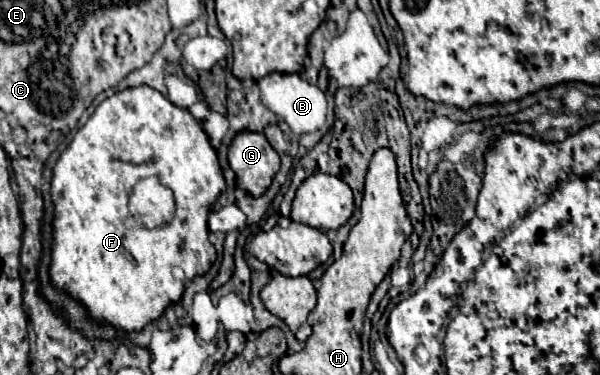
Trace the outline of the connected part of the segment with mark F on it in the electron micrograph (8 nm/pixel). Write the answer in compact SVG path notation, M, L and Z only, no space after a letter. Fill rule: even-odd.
M138 86L138 88L126 88L122 92L116 92L114 96L106 98L96 110L94 114L88 118L88 122L76 132L74 140L70 142L70 146L62 152L62 156L58 158L56 166L54 166L54 178L52 178L52 200L54 200L54 208L56 208L56 214L54 214L54 246L52 246L52 266L50 266L50 278L52 282L58 286L58 288L64 288L68 290L72 296L76 296L90 312L92 318L100 320L100 322L106 322L106 324L112 324L114 328L118 330L124 330L124 332L132 332L132 330L142 330L148 322L156 320L164 308L168 304L174 304L180 300L182 296L182 290L184 290L184 282L182 280L192 280L194 276L202 274L204 270L208 270L216 258L216 250L212 246L212 242L208 240L208 234L206 234L206 218L208 218L208 212L212 208L212 204L216 202L218 194L226 190L226 180L224 174L222 174L222 168L220 168L218 156L216 156L216 150L210 146L208 142L208 136L206 132L202 130L202 124L184 108L178 108L174 106L172 102L168 102L168 98L164 98L158 90L150 88L150 86ZM144 178L158 178L162 180L162 184L166 184L166 188L170 188L172 196L174 196L174 202L176 202L176 212L174 212L174 220L170 224L162 224L162 228L142 228L140 220L136 216L130 216L130 208L128 208L128 202L130 202L130 188L134 188L134 184L138 184L138 180L144 180Z

